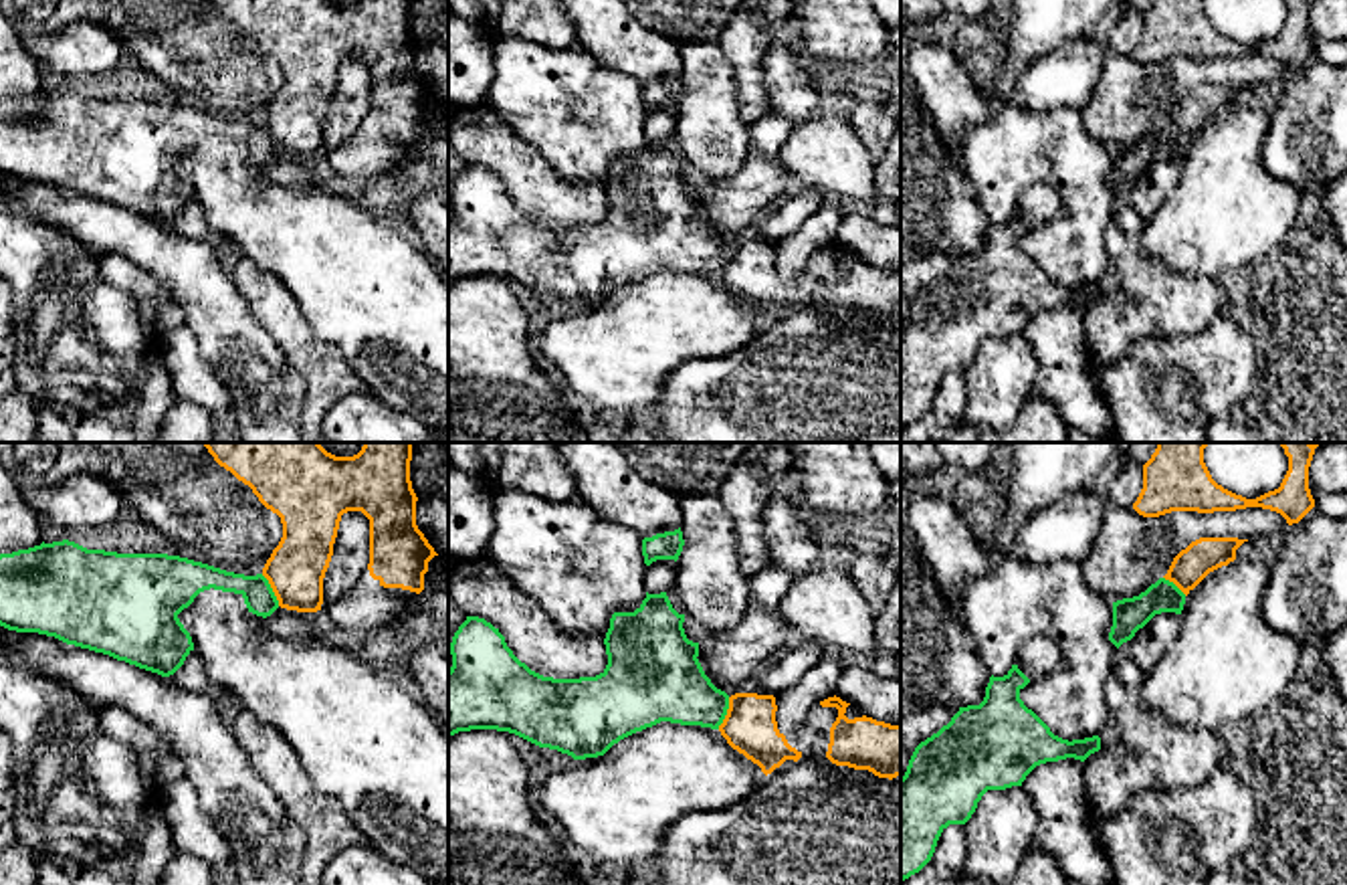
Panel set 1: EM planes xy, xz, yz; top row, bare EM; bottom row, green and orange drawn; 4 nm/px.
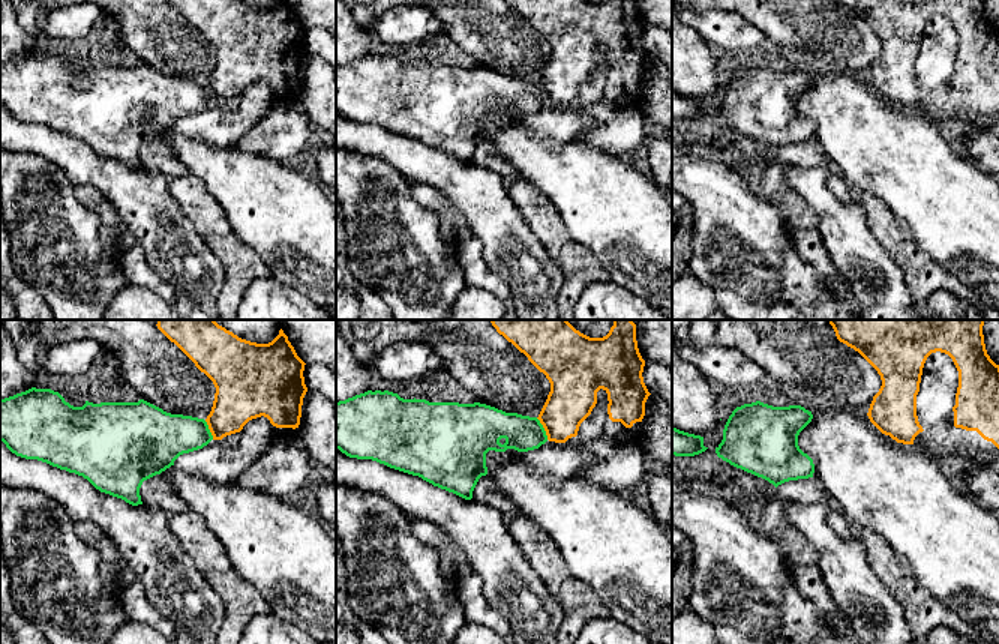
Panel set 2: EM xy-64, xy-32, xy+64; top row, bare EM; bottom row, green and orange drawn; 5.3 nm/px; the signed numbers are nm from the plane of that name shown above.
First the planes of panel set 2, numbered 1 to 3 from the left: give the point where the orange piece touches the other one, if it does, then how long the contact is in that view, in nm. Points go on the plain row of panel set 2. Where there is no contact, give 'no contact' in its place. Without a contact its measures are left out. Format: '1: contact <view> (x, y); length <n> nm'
1: contact xy-64 (209, 93); length 120 nm
2: contact xy-32 (543, 92); length 140 nm
3: no contact

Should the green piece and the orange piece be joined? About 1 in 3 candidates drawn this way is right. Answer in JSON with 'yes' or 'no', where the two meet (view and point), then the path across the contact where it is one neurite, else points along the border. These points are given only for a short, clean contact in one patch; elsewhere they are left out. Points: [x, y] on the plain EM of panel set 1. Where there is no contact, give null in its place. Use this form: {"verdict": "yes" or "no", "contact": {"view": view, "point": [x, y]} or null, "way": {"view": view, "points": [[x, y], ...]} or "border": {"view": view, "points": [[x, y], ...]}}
{"verdict": "no", "contact": {"view": "xy", "point": [271, 138]}, "border": {"view": "xy", "points": [[261, 122], [279, 152]]}}

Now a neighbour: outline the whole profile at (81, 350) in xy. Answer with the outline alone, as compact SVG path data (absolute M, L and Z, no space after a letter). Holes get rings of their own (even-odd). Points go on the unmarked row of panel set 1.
M0 208L0 277L12 289L14 301L14 378L36 402L55 410L73 434L73 442L156 442L166 414L178 402L172 376L141 327L139 311L133 295L109 285L97 267L97 257L81 240L50 222L40 222L22 212Z

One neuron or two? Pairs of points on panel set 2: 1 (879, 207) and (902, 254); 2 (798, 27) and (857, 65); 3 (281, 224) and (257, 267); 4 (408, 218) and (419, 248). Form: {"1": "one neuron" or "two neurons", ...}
{"1": "one neuron", "2": "one neuron", "3": "two neurons", "4": "one neuron"}

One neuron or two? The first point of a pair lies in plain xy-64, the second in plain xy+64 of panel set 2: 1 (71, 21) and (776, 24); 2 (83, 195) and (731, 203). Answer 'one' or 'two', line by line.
1: two
2: two

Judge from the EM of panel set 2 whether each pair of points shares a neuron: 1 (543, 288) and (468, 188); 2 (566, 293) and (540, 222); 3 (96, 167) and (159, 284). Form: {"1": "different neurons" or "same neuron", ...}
{"1": "same neuron", "2": "same neuron", "3": "different neurons"}

